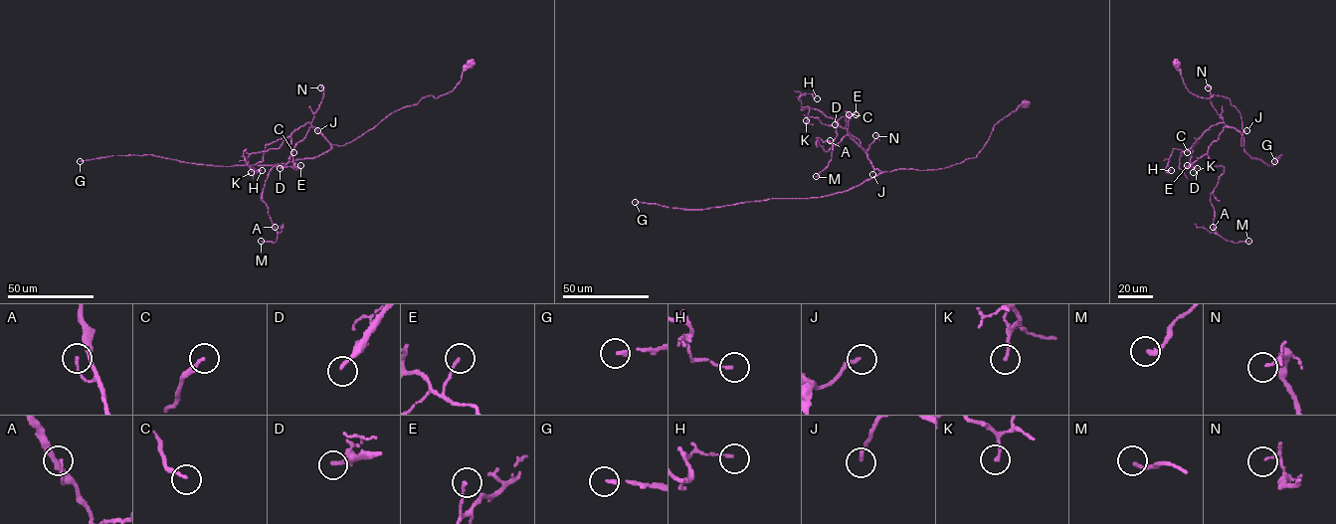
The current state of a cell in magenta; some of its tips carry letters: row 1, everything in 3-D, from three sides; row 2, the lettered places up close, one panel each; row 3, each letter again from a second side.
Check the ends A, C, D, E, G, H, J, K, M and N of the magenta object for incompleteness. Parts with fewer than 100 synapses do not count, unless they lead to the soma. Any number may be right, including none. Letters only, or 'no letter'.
G

